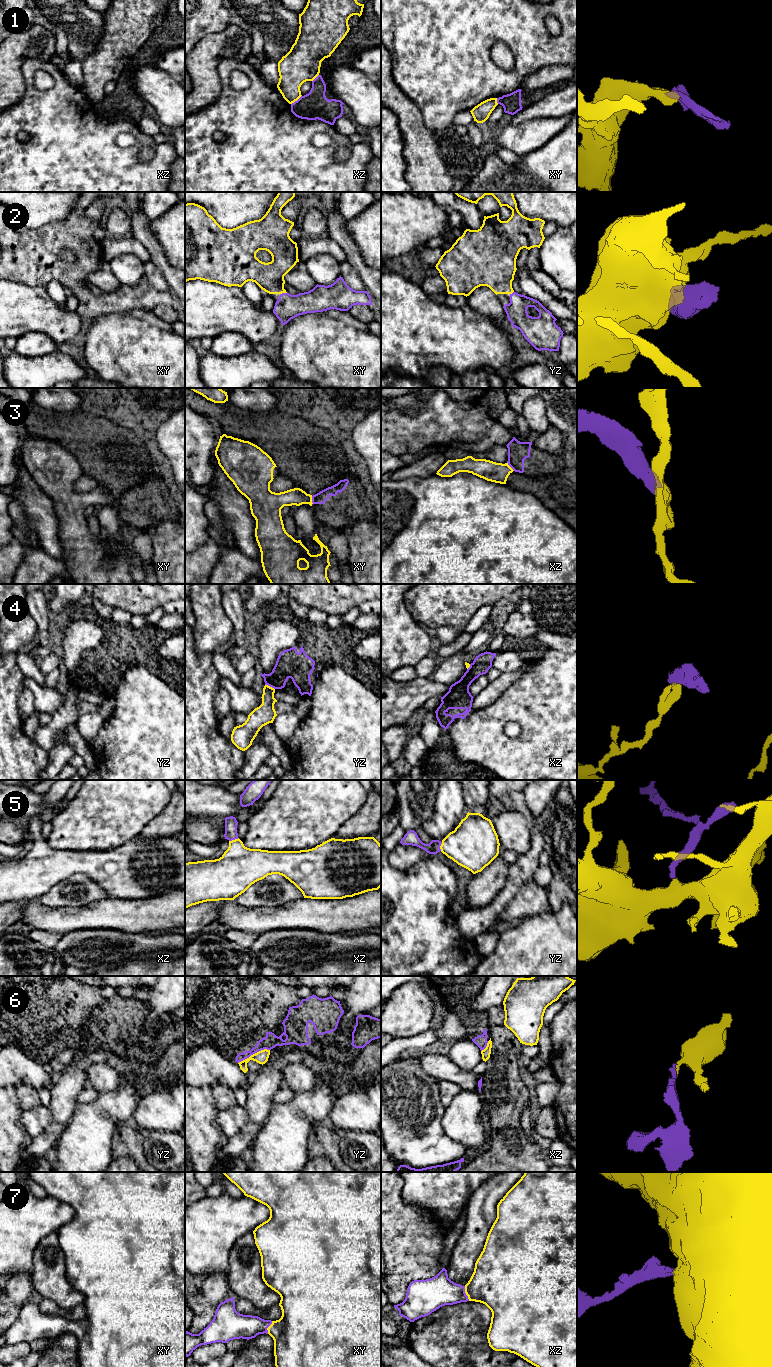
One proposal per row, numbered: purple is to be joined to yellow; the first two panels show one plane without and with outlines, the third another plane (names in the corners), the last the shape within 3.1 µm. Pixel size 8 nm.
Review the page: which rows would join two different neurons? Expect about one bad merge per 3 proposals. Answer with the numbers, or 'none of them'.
1, 3, 4, 6

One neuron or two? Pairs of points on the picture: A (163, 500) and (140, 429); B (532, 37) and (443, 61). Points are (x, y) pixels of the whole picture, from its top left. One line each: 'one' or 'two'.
A: two
B: one

